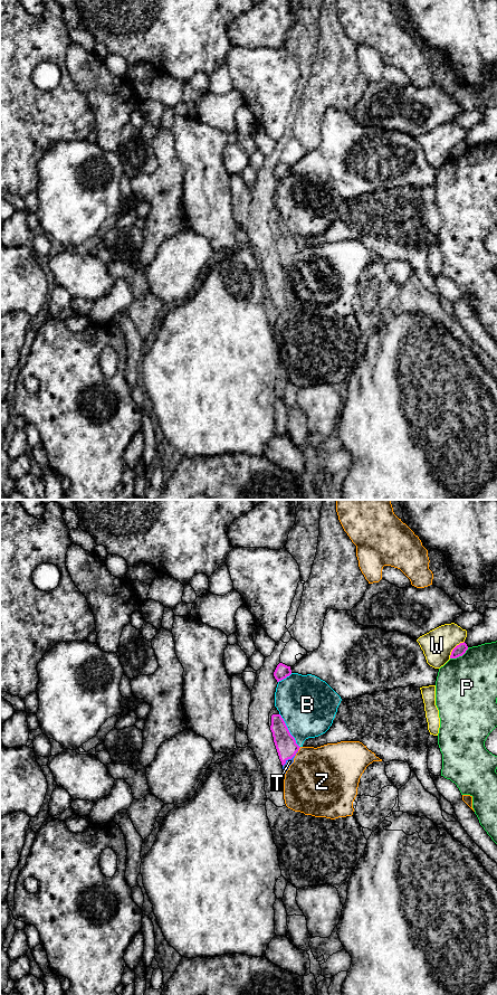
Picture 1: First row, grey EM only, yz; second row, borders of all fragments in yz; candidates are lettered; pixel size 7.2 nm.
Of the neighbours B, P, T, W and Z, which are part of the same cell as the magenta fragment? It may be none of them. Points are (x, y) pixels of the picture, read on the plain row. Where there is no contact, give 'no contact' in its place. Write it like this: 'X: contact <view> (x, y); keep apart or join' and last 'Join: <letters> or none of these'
B: contact yz (288, 229); keep apart
P: contact yz (459, 154); keep apart
T: contact yz (289, 257); join
W: contact yz (454, 148); keep apart
Z: contact yz (298, 248); keep apart
Join: T

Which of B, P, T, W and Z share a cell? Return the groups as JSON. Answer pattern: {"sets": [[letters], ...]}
{"sets": [["B"], ["P"], ["T"], ["W"], ["Z"]]}

